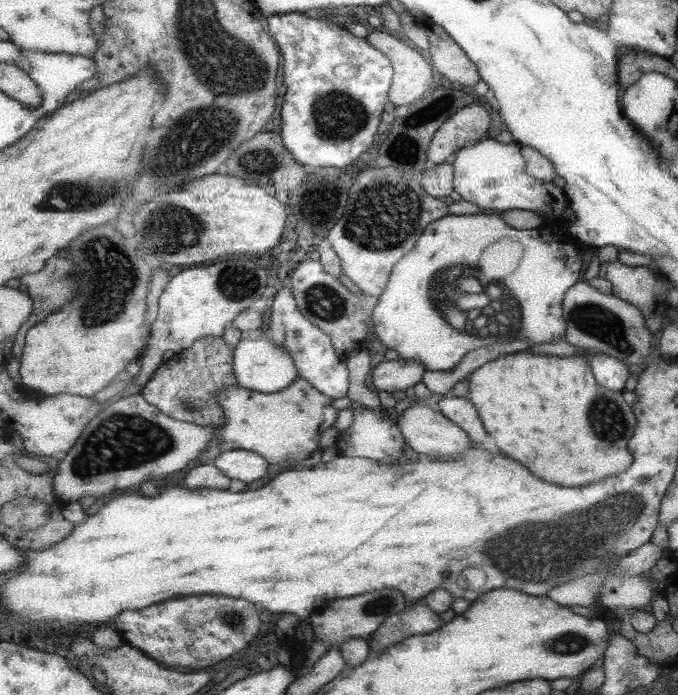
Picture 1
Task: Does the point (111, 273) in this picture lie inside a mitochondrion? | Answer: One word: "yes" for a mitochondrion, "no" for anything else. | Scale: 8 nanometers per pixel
yes

